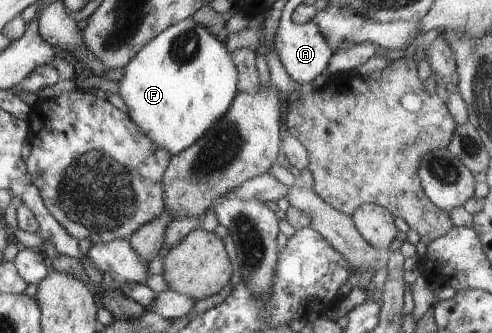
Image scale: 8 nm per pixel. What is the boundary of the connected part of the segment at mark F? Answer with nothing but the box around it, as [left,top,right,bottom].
[117,18,238,156]

